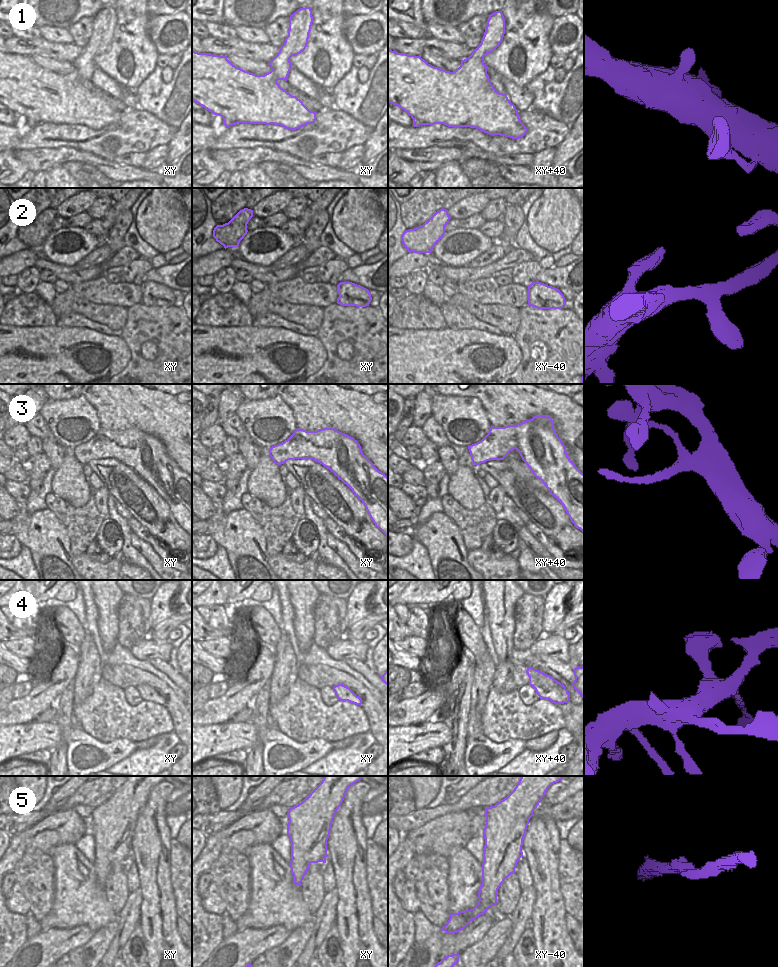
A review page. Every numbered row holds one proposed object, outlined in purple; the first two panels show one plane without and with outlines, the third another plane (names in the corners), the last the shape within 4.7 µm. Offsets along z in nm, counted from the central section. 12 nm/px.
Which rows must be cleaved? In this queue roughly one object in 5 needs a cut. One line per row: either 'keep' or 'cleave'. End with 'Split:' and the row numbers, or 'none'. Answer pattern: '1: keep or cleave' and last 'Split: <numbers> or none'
1: keep
2: keep
3: keep
4: keep
5: keep
Split: none

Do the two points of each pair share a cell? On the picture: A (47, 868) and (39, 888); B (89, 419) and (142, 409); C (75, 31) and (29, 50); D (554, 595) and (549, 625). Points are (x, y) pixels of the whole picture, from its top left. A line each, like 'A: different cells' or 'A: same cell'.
A: same cell
B: different cells
C: different cells
D: same cell

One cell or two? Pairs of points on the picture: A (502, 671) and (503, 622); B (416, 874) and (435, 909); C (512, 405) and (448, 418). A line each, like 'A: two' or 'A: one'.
A: one
B: one
C: two

